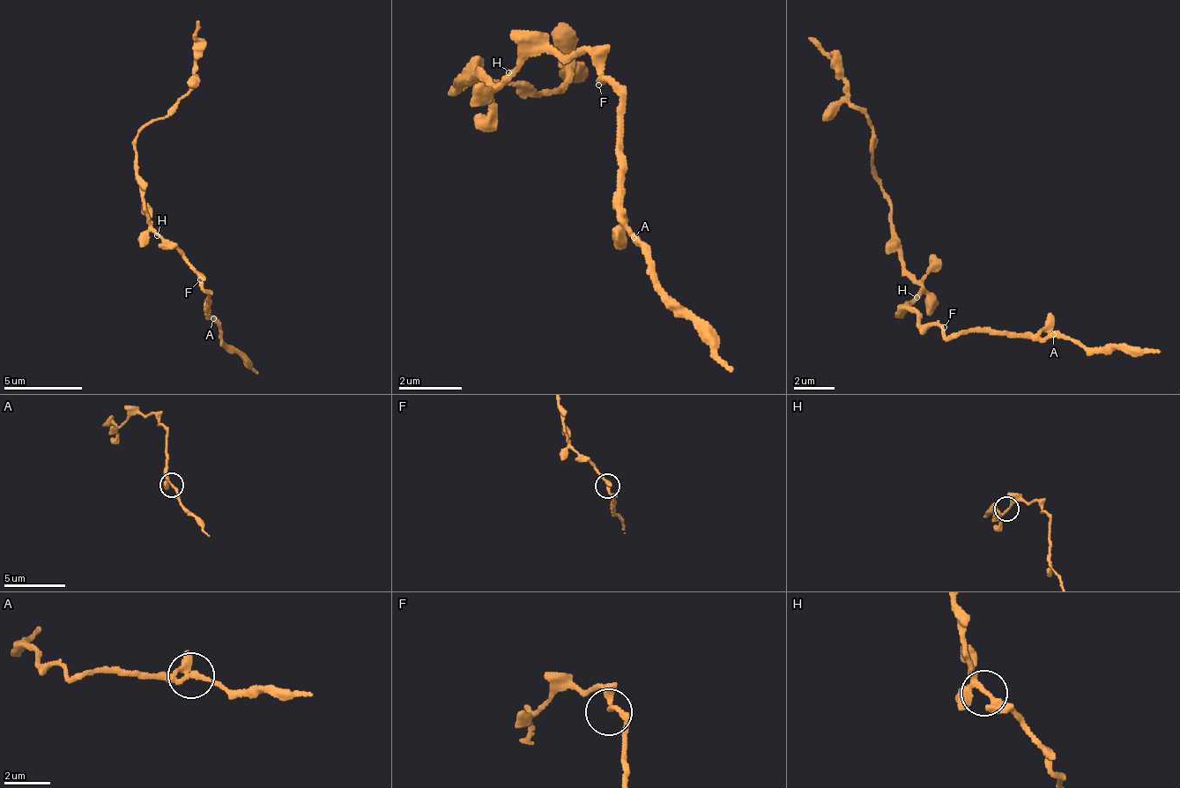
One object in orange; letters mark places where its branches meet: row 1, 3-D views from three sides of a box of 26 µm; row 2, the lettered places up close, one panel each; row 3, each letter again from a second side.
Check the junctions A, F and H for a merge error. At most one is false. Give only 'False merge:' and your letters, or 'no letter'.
False merge: no letter

